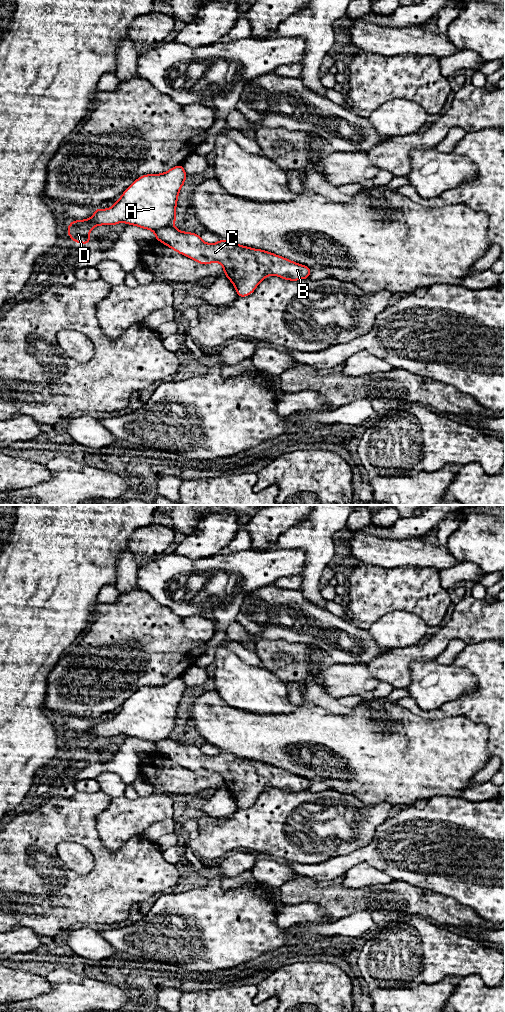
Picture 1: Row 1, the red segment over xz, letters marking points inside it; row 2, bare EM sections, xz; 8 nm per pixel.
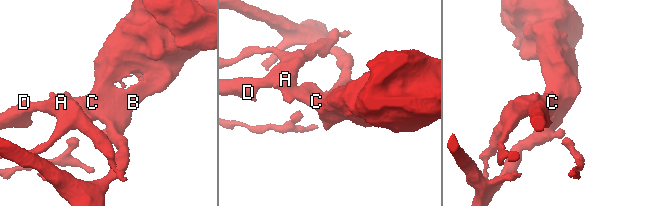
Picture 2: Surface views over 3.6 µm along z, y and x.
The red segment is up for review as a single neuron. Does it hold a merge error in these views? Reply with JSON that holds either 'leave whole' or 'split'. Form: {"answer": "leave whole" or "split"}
{"answer": "split"}

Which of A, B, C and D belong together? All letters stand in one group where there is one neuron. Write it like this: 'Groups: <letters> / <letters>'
Groups: A D / B C

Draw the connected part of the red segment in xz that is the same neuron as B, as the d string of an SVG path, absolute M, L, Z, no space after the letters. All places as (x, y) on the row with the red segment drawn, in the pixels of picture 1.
M172 225L158 230L155 238L200 264L219 262L238 297L253 293L257 285L269 275L296 281L307 279L312 272L309 267L284 257L225 239L213 244L205 243L200 235L182 232Z

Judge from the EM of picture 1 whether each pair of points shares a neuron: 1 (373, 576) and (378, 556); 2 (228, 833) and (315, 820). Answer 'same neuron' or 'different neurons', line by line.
1: different neurons
2: same neuron

